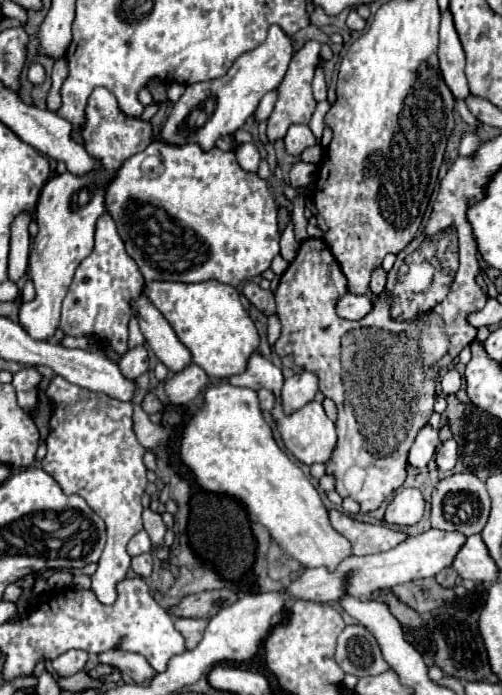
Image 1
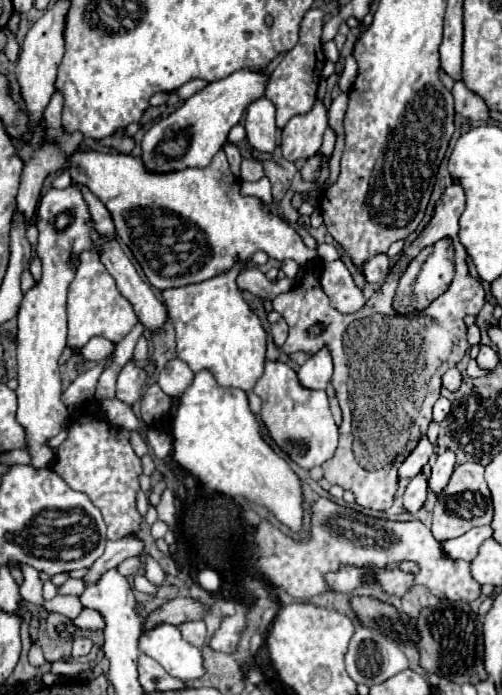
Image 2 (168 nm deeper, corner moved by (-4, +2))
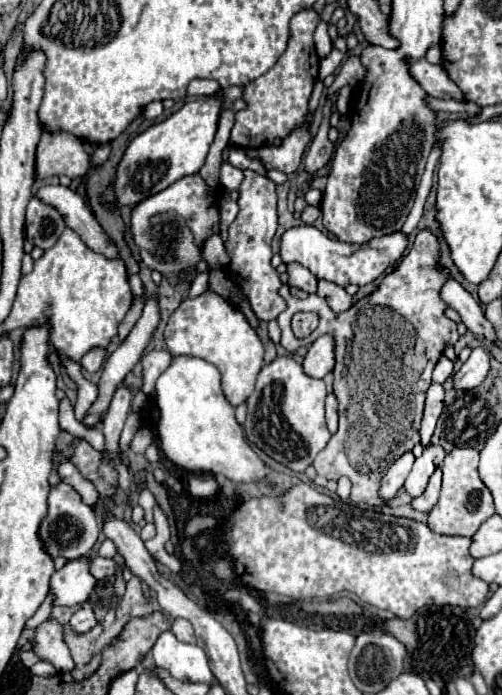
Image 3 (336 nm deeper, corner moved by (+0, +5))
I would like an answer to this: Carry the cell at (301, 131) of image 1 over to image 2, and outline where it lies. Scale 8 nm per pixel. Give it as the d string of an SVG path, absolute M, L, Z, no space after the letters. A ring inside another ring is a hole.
M321 100L315 102L311 112L293 116L283 128L281 152L285 160L297 162L301 158L311 158L319 152L323 132L327 128L327 108Z

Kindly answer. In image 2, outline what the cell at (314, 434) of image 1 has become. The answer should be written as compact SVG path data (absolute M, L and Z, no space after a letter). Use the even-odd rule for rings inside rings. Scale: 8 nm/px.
M267 362L265 374L253 392L261 398L261 420L271 440L301 468L311 470L329 460L337 448L337 426L329 412L325 390L309 390L299 384L297 372L283 362Z

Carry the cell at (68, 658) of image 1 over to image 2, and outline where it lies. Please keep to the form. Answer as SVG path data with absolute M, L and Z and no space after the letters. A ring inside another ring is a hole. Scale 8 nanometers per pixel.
M85 636L75 638L75 640L73 640L73 656L77 658L77 656L85 656L85 654L89 654L91 646L93 646L91 638L85 638Z

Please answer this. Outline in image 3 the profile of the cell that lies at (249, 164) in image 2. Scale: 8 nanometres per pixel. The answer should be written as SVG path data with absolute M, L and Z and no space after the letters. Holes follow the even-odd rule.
M243 169L243 175L245 179L239 187L239 199L237 199L239 215L229 225L229 241L225 243L231 255L227 273L233 277L233 281L241 285L255 315L261 321L271 321L287 307L277 293L281 287L279 273L277 269L271 267L271 257L273 257L271 239L277 229L277 193L275 193L275 183L269 177L259 175L251 169Z

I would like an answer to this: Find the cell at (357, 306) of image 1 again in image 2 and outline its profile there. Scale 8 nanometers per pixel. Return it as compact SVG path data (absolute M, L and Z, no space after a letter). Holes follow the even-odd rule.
M341 260L323 262L323 272L319 278L323 292L329 296L331 306L343 314L357 312L365 304L363 292L355 286L347 266Z

